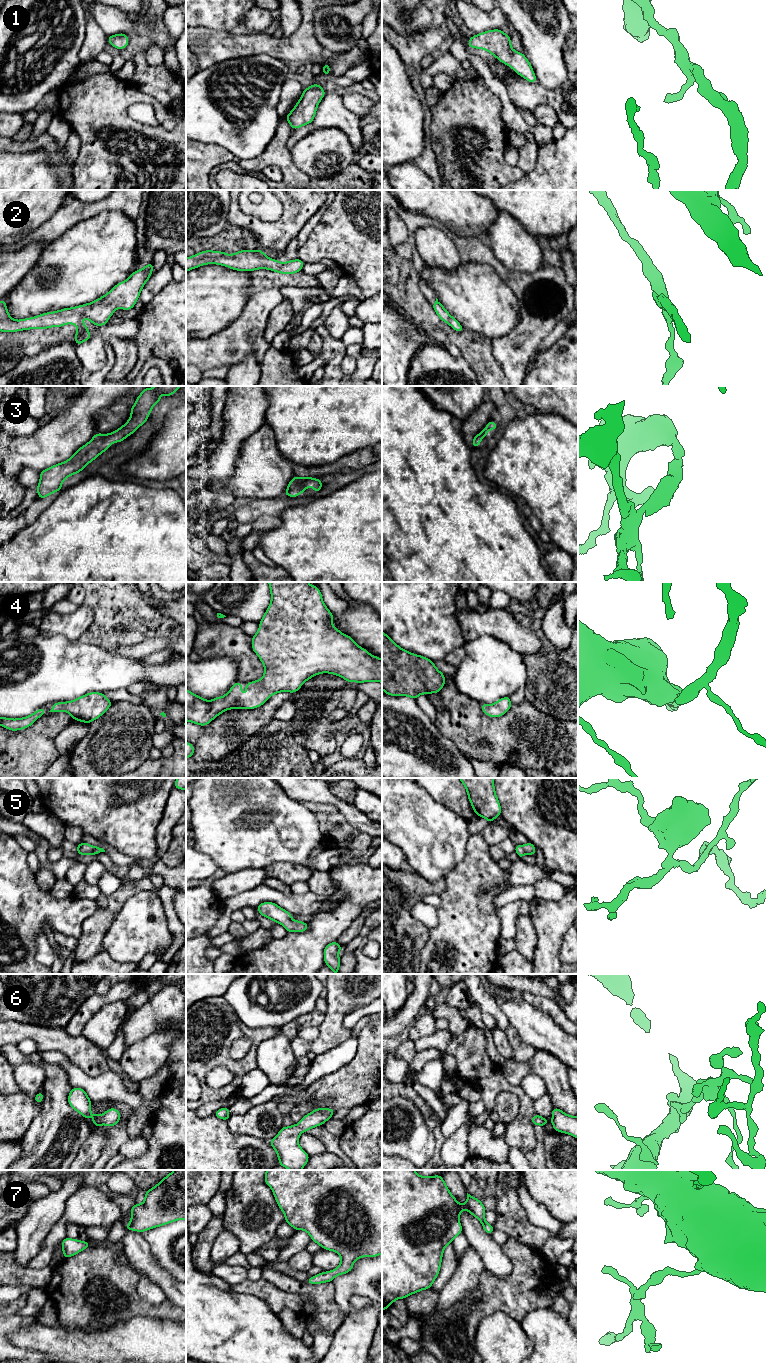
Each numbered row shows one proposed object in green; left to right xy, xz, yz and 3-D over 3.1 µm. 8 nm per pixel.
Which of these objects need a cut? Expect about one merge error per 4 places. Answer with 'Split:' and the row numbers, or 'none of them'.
Split: none of them

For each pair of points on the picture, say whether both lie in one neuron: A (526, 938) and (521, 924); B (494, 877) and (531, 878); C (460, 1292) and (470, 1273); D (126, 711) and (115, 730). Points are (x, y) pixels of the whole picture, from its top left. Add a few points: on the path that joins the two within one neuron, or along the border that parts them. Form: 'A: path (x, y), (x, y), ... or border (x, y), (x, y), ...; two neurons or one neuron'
A: path (526, 935), (524, 927); one neuron
B: border (507, 869), (509, 873), (508, 884), (510, 886); two neurons
C: path (460, 1287), (465, 1278); one neuron
D: path (123, 716), (123, 722), (120, 725); one neuron

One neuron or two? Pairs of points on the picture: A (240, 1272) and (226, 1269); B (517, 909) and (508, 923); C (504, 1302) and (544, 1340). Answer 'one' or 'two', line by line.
A: one
B: one
C: two

